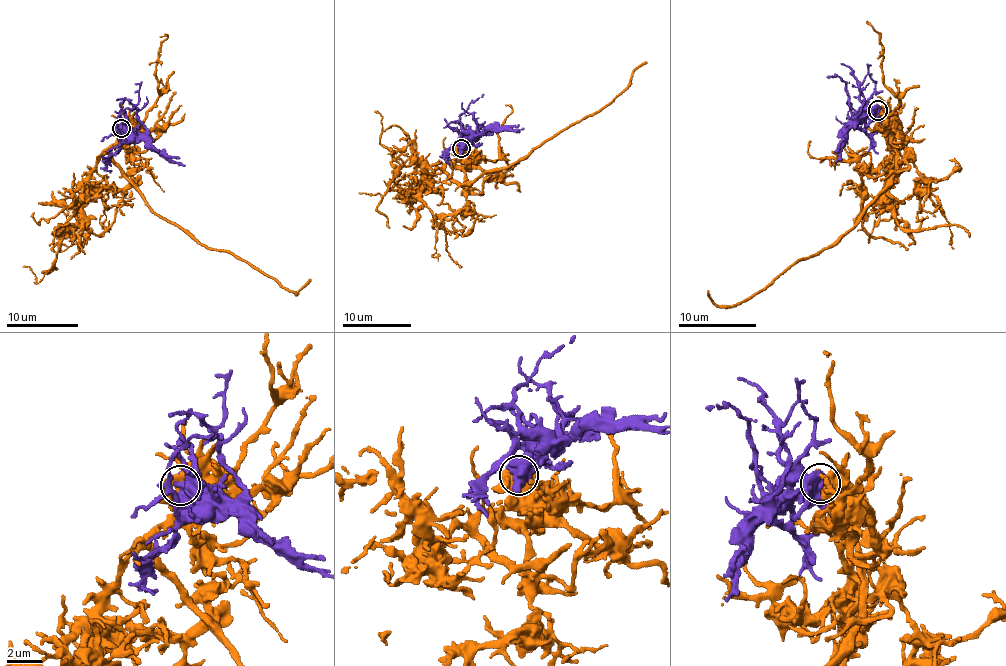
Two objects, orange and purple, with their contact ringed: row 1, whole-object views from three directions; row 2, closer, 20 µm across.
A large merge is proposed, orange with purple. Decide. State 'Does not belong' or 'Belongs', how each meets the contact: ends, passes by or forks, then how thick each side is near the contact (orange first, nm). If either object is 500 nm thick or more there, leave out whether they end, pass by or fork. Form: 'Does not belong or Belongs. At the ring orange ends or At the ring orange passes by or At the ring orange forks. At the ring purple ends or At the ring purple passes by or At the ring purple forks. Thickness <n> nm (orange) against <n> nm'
Belongs. Thickness 420 nm (orange) against 900 nm

